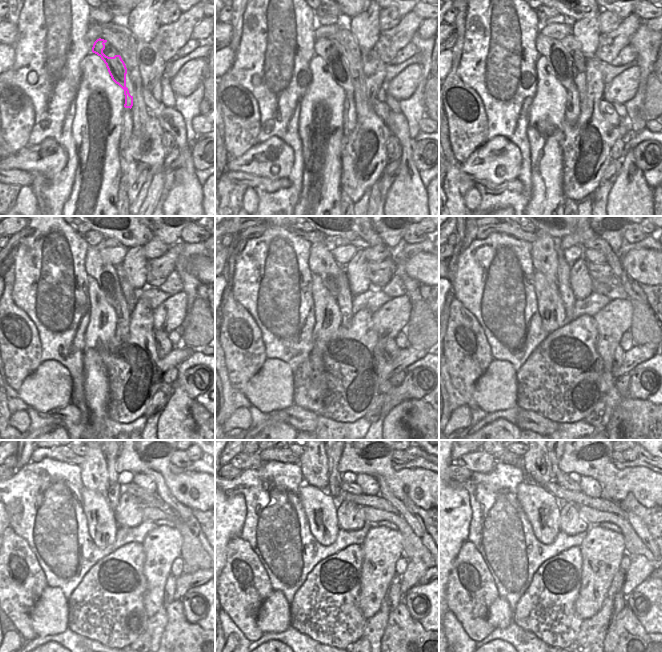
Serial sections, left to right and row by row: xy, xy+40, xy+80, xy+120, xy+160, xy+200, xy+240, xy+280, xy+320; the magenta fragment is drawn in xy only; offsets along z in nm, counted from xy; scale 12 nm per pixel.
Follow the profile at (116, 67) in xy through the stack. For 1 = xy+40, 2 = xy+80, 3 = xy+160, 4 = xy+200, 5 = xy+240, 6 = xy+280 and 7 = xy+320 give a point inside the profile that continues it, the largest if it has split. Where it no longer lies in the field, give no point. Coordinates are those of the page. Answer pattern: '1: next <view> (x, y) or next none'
1: next xy+40 (338, 68)
2: next xy+80 (561, 67)
3: next xy+160 (320, 258)
4: next xy+200 (544, 258)
5: next xy+240 (94, 475)
6: next xy+280 (314, 462)
7: next xy+320 (536, 463)

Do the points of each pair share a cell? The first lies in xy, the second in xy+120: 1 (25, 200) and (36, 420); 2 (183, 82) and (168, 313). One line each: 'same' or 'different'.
1: different
2: same

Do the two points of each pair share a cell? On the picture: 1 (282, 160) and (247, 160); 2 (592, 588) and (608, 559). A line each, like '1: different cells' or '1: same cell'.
1: same cell
2: same cell

